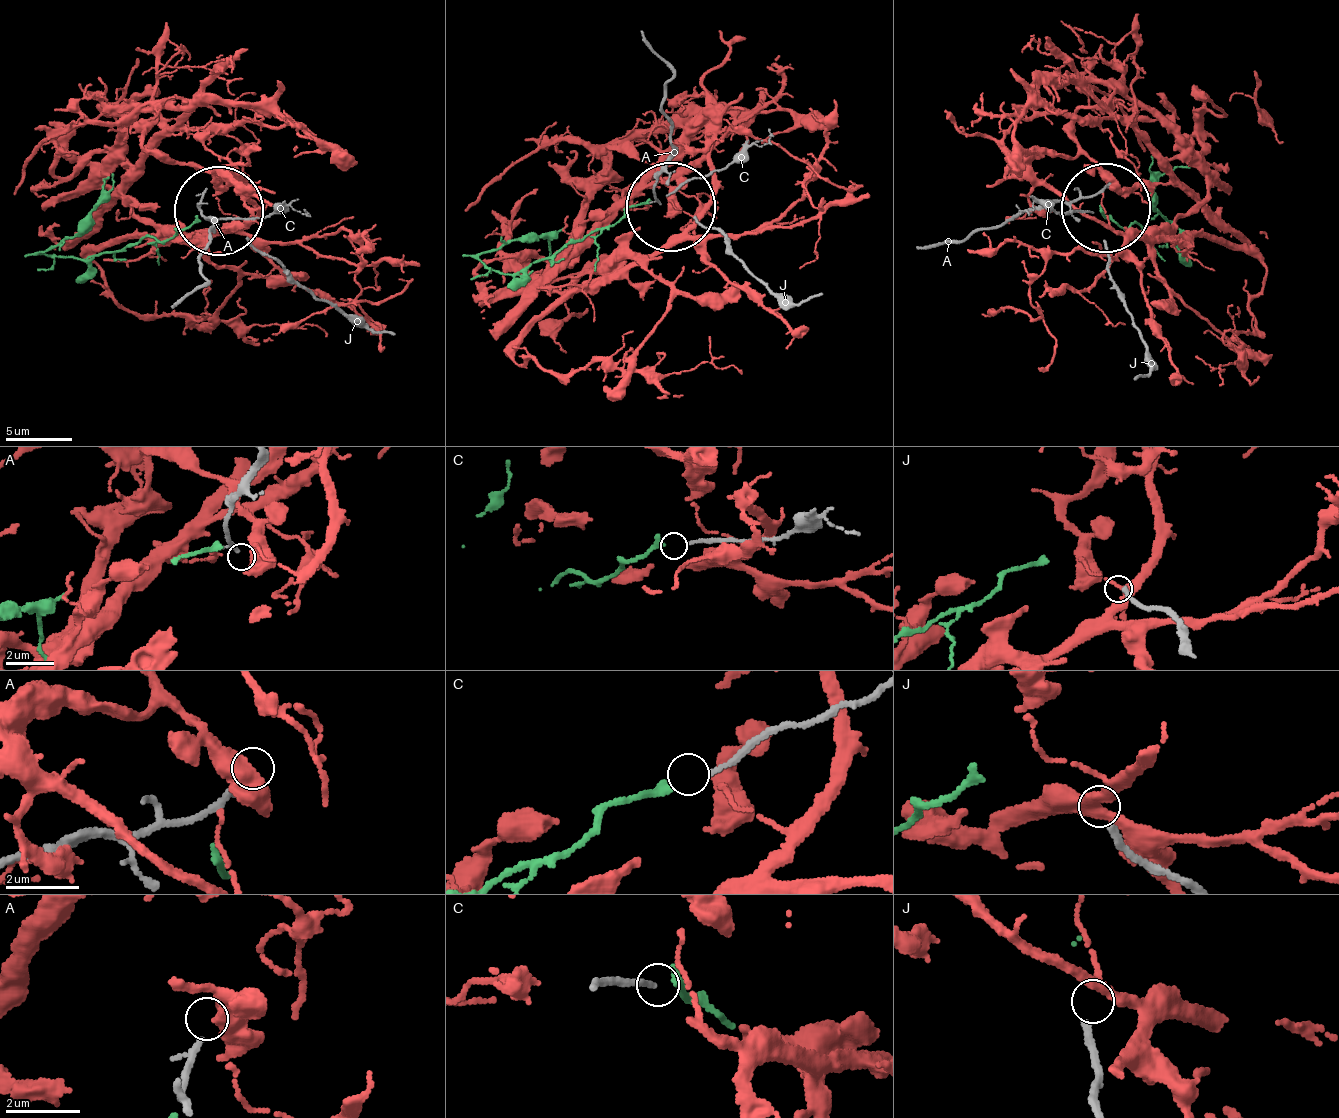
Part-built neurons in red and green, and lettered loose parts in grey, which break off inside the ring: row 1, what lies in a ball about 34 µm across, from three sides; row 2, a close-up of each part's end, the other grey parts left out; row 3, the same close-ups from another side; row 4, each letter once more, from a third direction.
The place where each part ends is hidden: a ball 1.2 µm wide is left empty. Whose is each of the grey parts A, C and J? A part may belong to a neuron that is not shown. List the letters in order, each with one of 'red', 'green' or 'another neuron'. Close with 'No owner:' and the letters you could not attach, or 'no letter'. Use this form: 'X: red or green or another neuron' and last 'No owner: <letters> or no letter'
A: another neuron
C: green
J: another neuron
No owner: A, J

